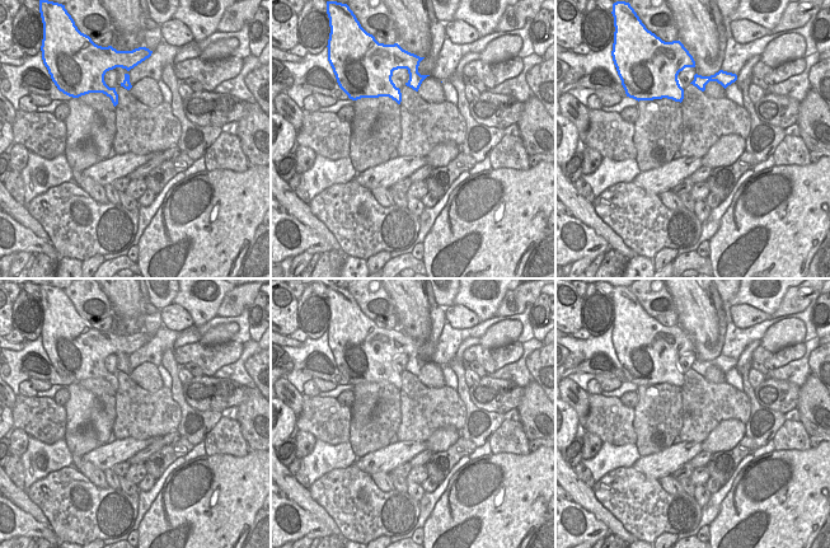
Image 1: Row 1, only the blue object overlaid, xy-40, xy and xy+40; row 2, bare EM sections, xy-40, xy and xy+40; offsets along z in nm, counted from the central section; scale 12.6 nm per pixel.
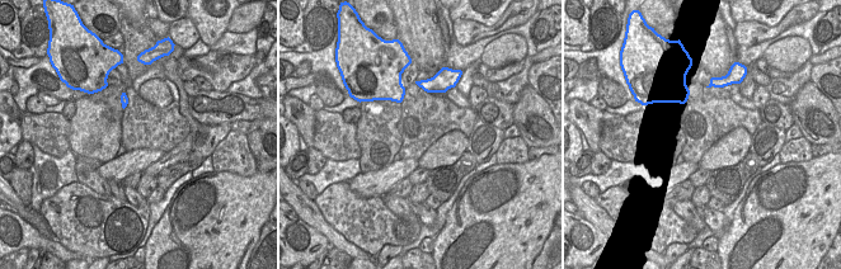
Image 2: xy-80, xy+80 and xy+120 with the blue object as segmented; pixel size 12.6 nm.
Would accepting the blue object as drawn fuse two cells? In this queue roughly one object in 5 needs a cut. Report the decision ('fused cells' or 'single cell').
single cell

